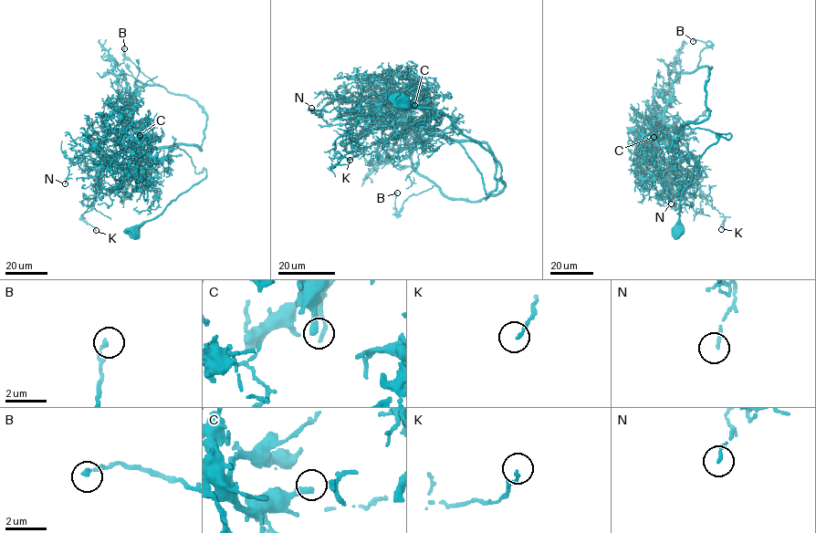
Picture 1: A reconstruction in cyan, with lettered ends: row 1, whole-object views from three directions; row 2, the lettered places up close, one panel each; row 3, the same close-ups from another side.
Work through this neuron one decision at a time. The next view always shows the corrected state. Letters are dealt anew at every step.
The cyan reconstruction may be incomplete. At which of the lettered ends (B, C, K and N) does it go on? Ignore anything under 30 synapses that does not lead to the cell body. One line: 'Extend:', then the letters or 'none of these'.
Extend: none of these

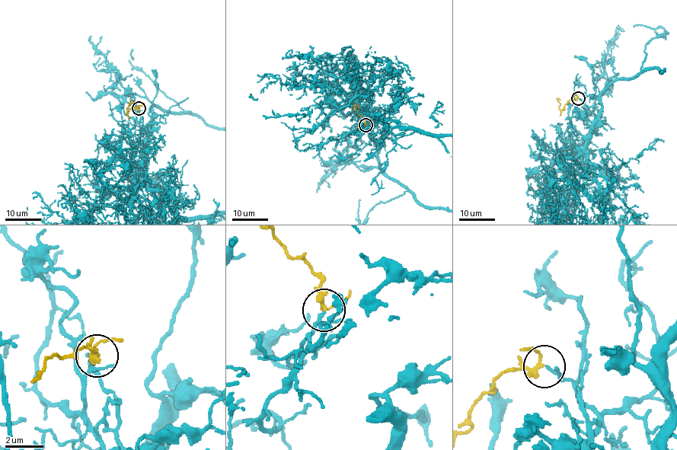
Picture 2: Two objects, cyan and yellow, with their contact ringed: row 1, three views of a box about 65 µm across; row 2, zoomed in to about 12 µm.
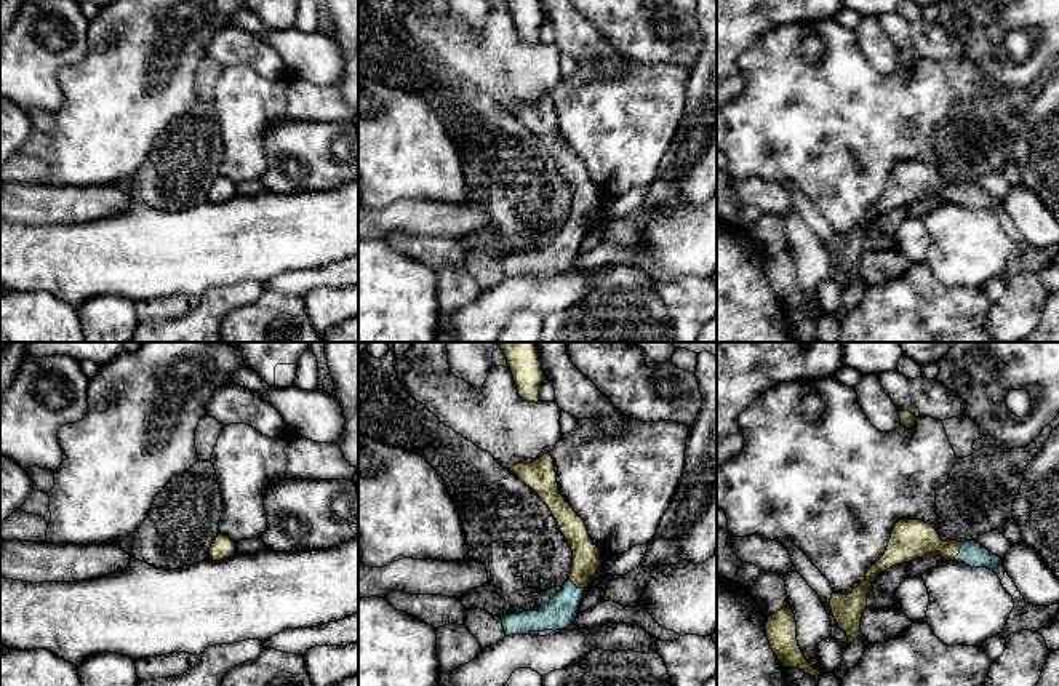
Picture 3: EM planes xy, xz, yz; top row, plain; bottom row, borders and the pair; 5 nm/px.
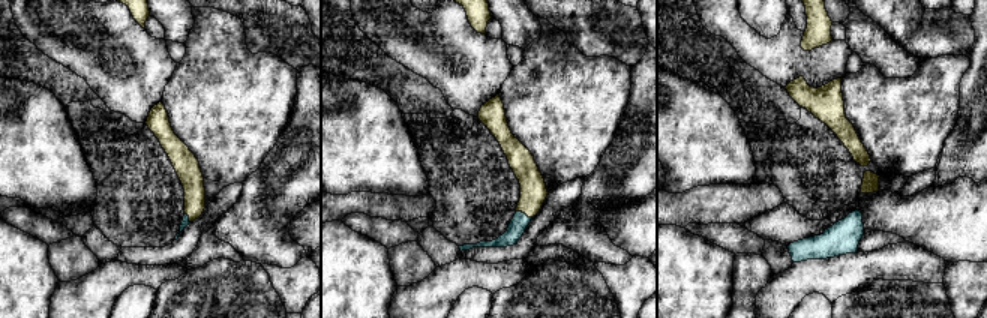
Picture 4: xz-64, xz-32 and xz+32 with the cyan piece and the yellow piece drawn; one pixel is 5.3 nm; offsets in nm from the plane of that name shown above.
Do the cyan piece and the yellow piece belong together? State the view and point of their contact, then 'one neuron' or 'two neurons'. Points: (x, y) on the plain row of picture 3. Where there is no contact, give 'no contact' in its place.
contact yz (960, 194); one neuron

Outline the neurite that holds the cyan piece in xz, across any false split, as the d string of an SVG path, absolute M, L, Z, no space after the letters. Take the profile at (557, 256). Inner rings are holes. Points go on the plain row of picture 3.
M550 94L530 106L515 106L510 114L530 128L552 154L573 192L573 208L563 230L537 253L501 259L506 278L565 272L579 254L590 219L601 208L600 190L592 184L584 162L560 136Z

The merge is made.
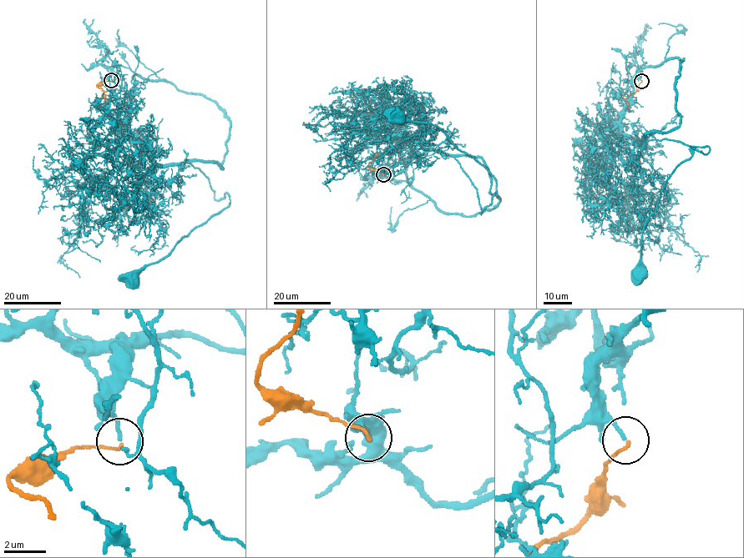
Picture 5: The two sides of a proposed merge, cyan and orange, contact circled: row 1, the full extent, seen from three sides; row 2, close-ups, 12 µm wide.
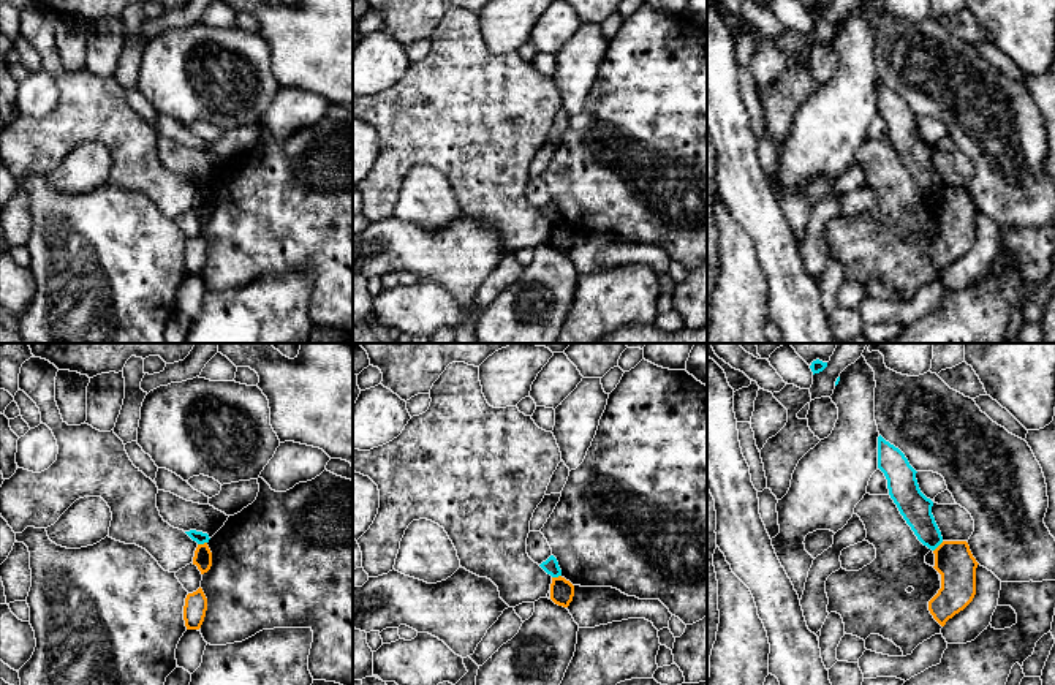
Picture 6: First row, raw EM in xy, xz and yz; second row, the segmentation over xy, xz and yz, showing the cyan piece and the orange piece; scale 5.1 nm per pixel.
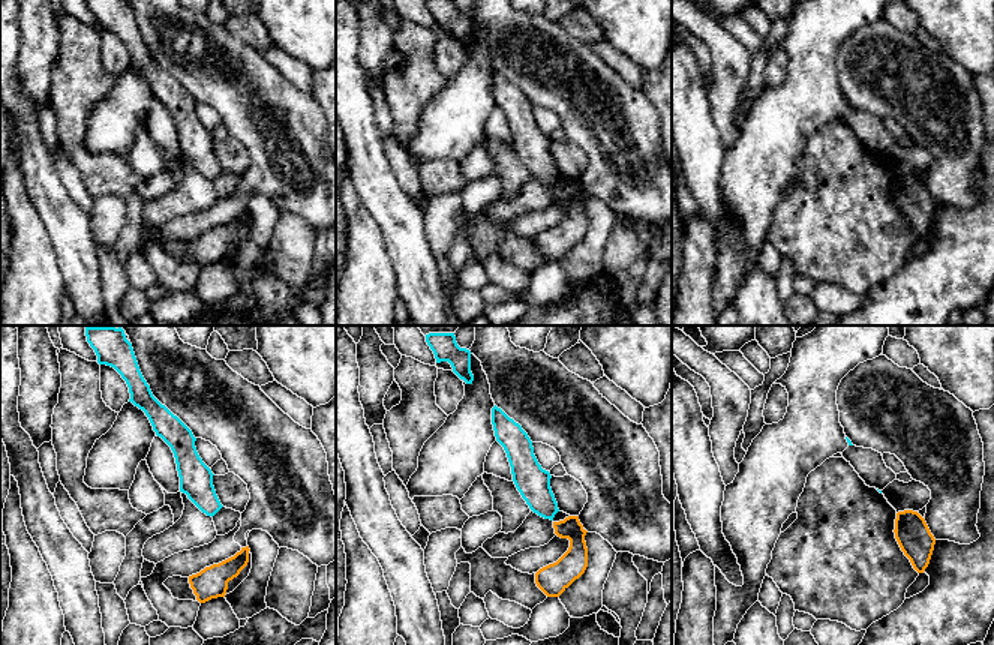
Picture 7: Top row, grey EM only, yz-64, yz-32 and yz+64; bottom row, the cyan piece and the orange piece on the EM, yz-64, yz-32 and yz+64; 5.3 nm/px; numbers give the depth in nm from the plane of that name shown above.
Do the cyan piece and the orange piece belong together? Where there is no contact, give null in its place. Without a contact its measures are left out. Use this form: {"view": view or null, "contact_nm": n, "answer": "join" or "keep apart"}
{"view": "yz", "contact_nm": 80, "answer": "keep apart"}

